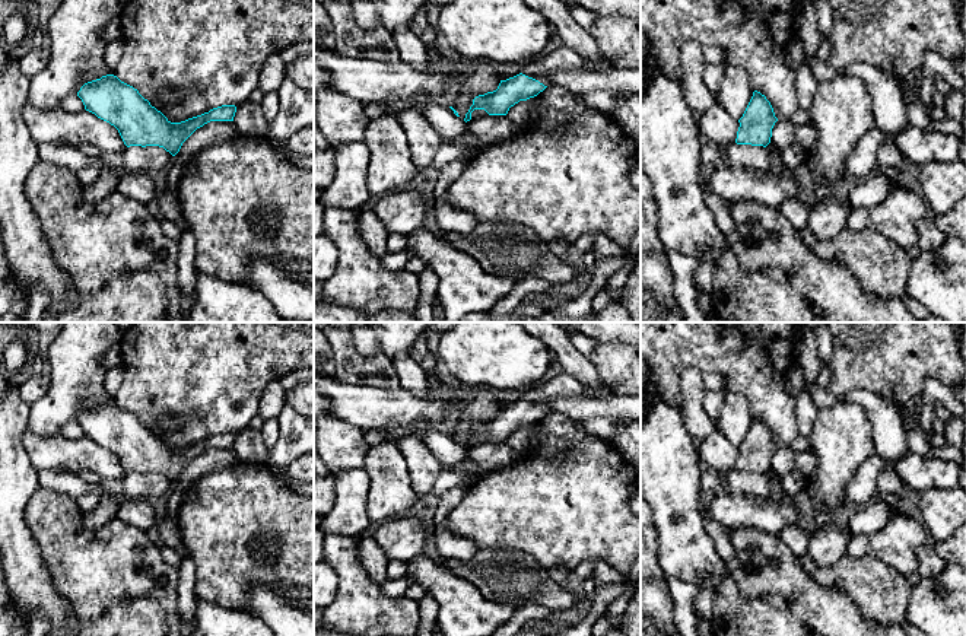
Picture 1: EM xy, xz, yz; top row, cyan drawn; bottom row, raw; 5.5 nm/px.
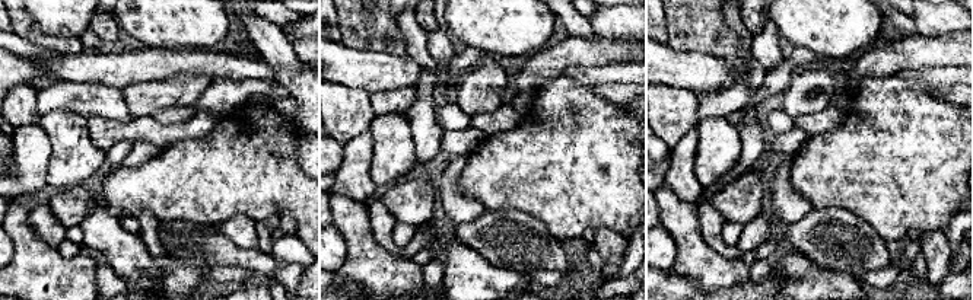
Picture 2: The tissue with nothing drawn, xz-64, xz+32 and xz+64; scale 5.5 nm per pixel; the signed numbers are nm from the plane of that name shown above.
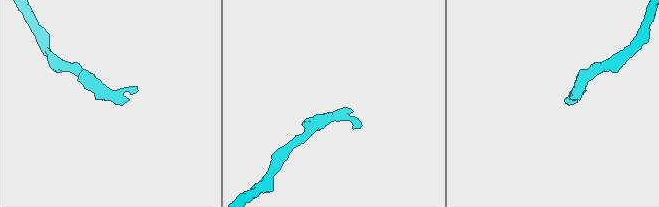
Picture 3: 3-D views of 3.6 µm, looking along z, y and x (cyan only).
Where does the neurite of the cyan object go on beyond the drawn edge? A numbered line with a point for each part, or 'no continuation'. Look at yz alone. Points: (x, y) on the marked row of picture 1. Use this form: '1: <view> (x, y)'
no continuation

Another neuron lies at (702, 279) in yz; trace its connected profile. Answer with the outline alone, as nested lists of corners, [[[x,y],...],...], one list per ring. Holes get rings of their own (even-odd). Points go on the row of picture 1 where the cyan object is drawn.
[[[702,257],[699,261],[699,268],[693,274],[693,286],[712,296],[712,276],[715,268],[715,261],[708,257]]]

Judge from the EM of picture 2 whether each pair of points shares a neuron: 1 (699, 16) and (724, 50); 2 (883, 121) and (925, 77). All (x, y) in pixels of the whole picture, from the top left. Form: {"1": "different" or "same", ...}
{"1": "same", "2": "different"}

